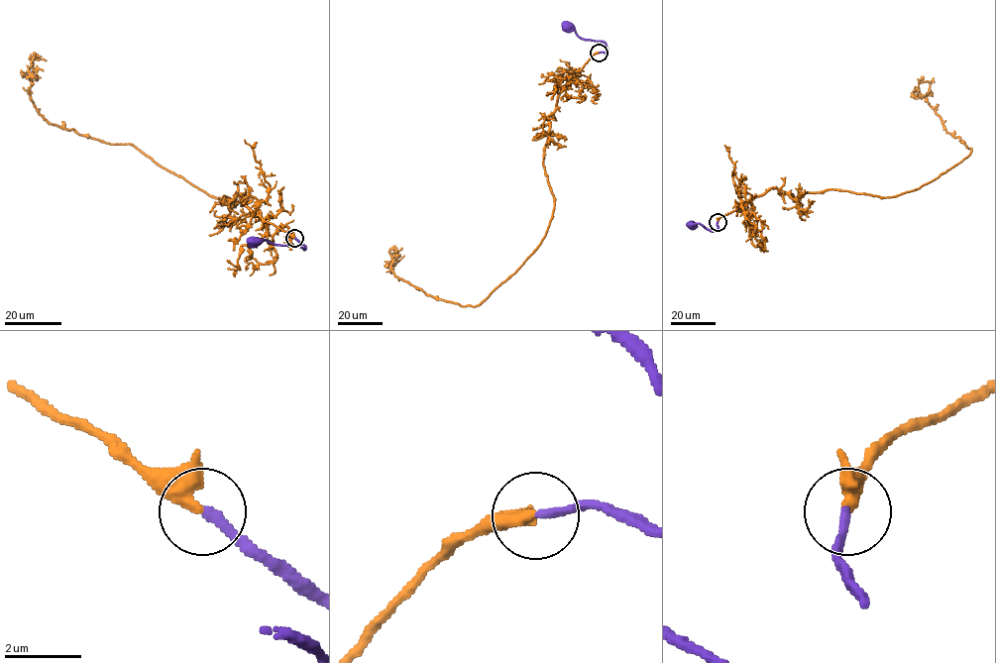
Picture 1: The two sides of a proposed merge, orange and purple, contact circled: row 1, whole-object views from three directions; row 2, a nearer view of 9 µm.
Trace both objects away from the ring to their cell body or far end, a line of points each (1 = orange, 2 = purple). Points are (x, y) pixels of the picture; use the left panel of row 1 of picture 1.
1: (293, 238), (240, 195), (231, 208), (130, 144), (50, 123), (26, 76), (41, 56)
2: (293, 238), (304, 245), (304, 250), (297, 246), (276, 245), (267, 240), (253, 241)

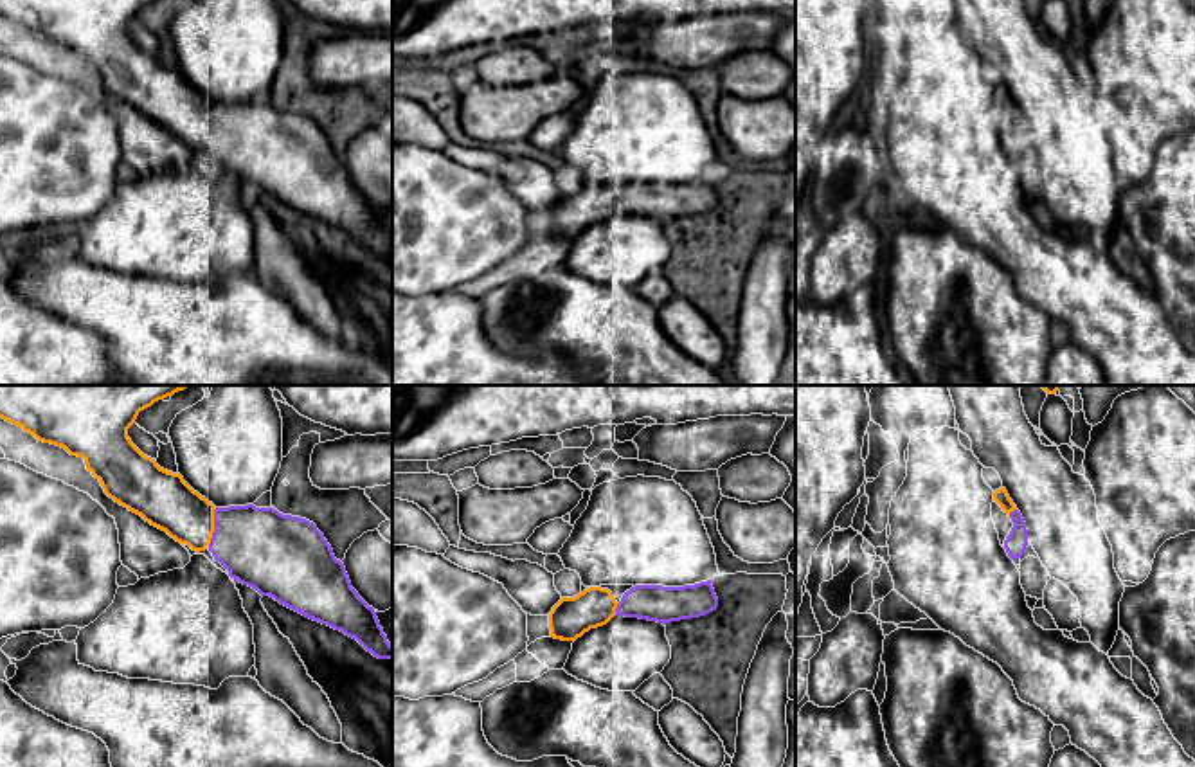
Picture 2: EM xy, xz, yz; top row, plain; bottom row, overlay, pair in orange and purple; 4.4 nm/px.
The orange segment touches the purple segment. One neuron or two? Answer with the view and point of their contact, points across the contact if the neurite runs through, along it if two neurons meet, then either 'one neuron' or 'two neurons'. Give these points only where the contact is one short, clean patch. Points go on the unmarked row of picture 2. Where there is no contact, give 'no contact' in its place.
meets orange in xy at (213, 123); one neuron

